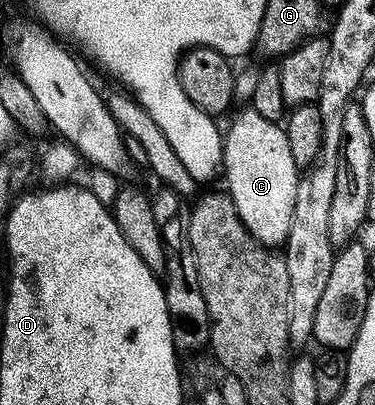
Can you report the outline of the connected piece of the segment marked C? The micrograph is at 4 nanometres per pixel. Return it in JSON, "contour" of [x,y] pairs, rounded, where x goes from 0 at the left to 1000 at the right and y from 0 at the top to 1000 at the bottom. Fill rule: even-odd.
{"contour":[[[645,264],[635,269],[637,279],[613,299],[613,311],[600,311],[597,346],[592,351],[592,417],[597,437],[603,427],[600,464],[613,479],[619,501],[629,511],[629,521],[640,531],[640,541],[661,560],[661,570],[675,580],[696,605],[712,610],[752,610],[760,607],[763,583],[768,580],[768,560],[779,551],[779,511],[789,501],[789,462],[795,459],[795,440],[800,435],[800,410],[789,402],[789,393],[779,383],[779,373],[768,373],[768,333],[760,316],[739,299],[717,299],[704,294],[693,281],[685,281],[669,264]]]}

